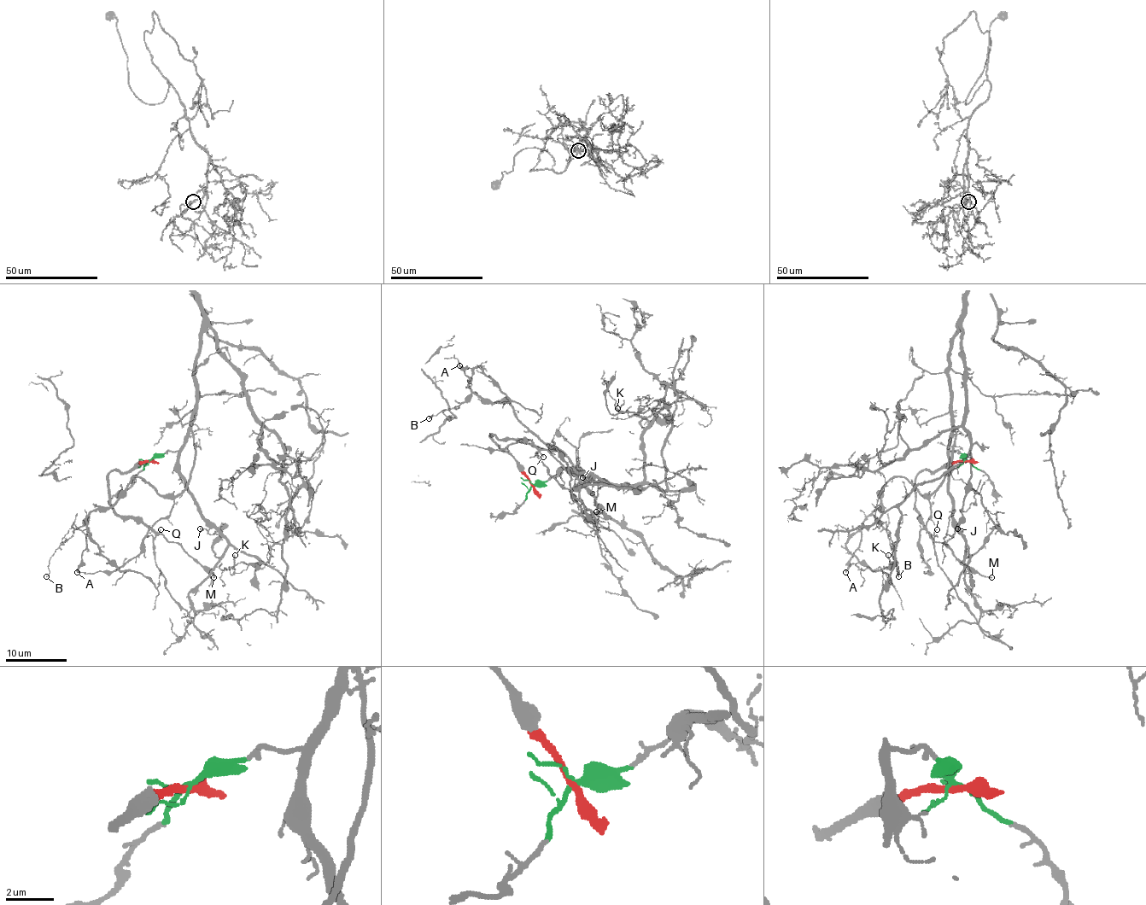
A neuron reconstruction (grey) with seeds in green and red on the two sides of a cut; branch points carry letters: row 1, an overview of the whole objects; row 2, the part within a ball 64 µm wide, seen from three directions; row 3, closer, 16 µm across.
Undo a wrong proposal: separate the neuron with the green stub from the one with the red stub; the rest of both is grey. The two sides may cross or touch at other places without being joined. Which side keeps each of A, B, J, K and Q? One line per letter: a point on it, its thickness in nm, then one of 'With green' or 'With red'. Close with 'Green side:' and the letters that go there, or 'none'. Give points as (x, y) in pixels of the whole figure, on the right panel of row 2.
A: Place: (845, 572). Thickness 190 nm. With green
B: Place: (898, 576). Thickness 100 nm. With green
J: Place: (957, 528). Thickness 120 nm. With green
K: Place: (888, 555). Thickness 120 nm. With green
Q: Place: (937, 529). Thickness 120 nm. With red
Green side: A, B, J, K

